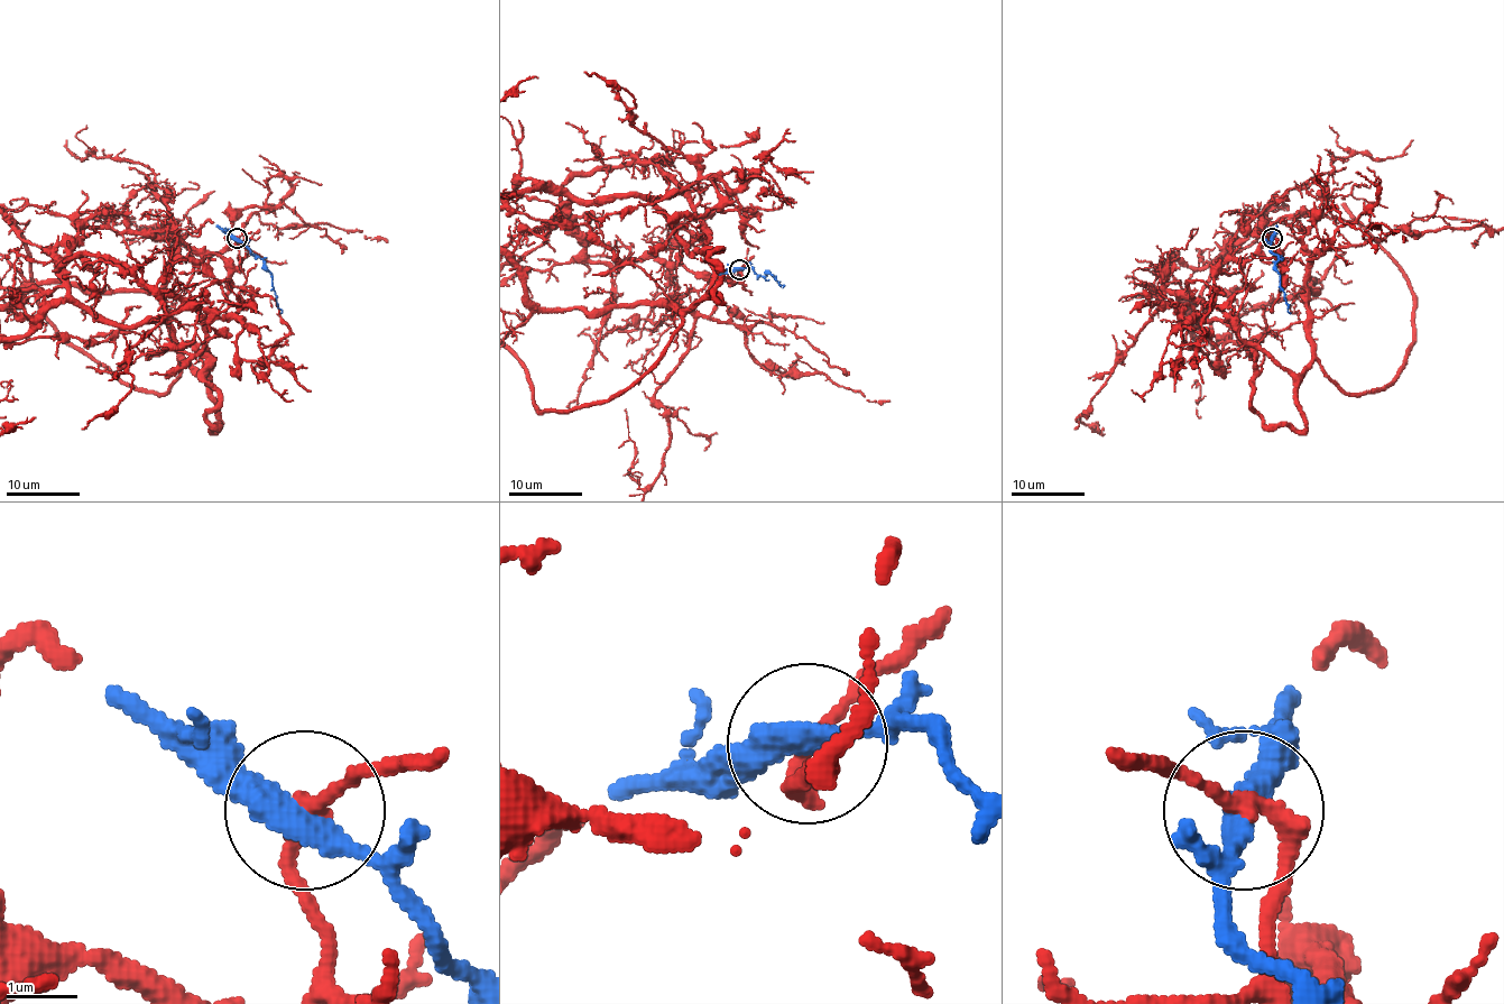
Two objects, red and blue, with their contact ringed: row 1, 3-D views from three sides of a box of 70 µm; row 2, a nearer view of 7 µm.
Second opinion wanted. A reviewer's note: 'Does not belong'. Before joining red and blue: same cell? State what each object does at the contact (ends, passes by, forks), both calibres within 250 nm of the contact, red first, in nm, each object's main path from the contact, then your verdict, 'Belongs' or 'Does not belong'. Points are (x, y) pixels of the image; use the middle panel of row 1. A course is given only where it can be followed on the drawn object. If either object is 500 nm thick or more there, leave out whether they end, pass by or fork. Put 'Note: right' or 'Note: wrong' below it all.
At the ring red passes by. At the ring blue passes by. Thickness 190 nm (red) against 380 nm. Course of red: (739, 268), (665, 264), (671, 228), (712, 279), (665, 352), (544, 411). Course of blue: (739, 268), (750, 267), (762, 276), (767, 273), (782, 287). Belongs
Note: wrong

